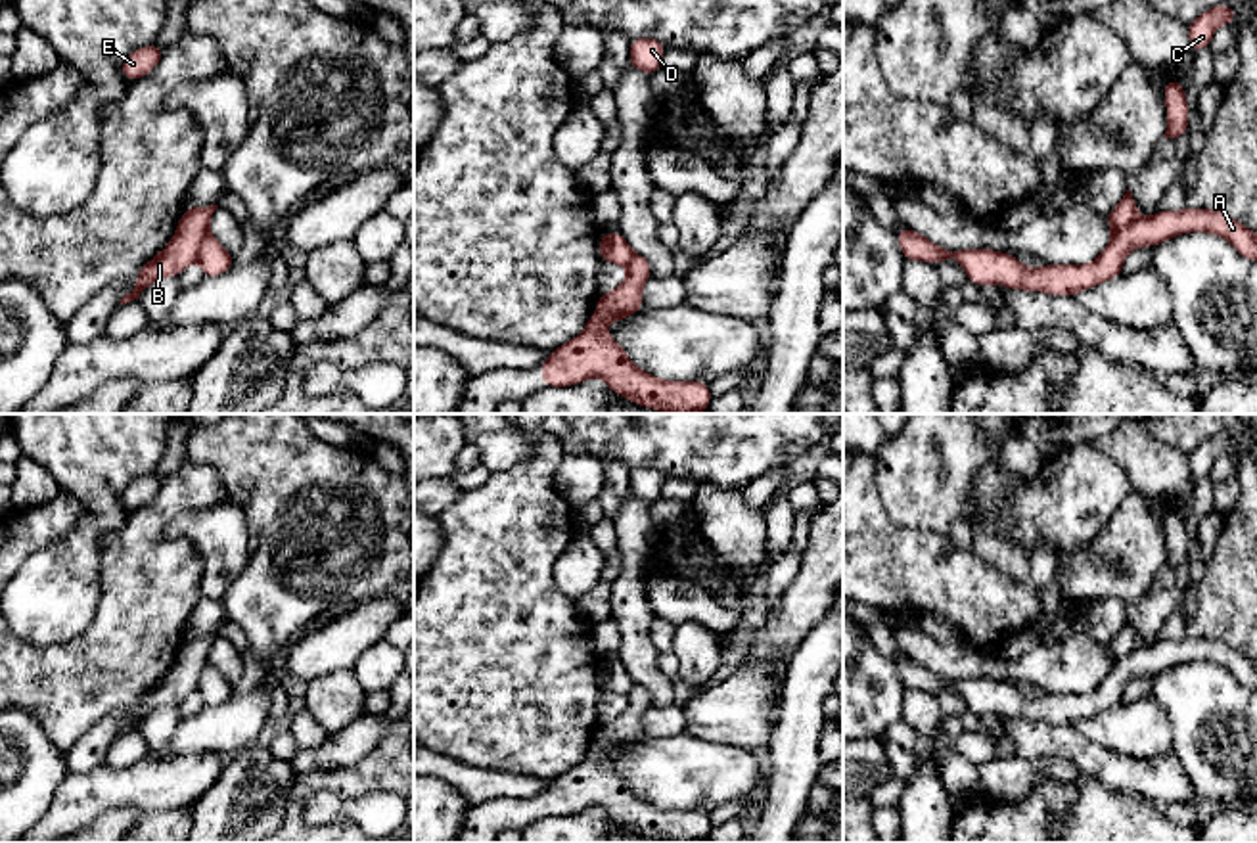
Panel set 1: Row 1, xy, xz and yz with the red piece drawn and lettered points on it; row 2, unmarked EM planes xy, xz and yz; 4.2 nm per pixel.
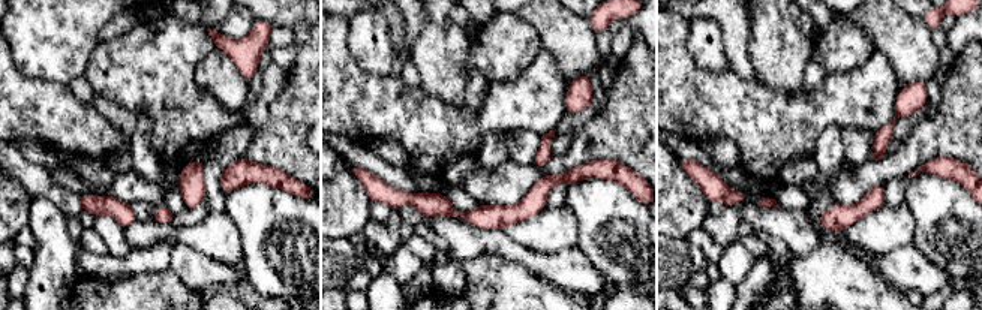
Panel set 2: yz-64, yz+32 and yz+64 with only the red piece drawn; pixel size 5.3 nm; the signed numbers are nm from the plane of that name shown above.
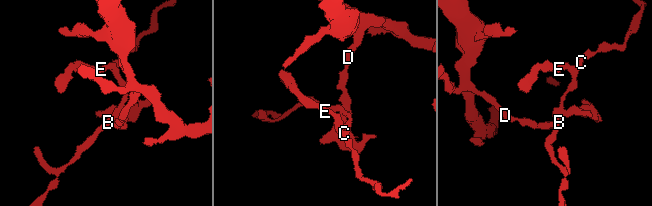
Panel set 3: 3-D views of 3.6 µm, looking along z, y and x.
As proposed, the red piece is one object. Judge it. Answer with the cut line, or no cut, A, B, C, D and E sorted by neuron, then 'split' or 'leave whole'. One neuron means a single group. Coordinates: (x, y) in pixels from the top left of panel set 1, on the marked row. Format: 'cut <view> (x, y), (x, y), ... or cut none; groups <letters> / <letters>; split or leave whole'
cut xy (207, 230), (198, 257); groups A D / B C E; split

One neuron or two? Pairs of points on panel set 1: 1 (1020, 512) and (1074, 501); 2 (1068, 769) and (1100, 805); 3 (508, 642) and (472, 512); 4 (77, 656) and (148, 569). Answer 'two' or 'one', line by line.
1: one
2: two
3: one
4: one

